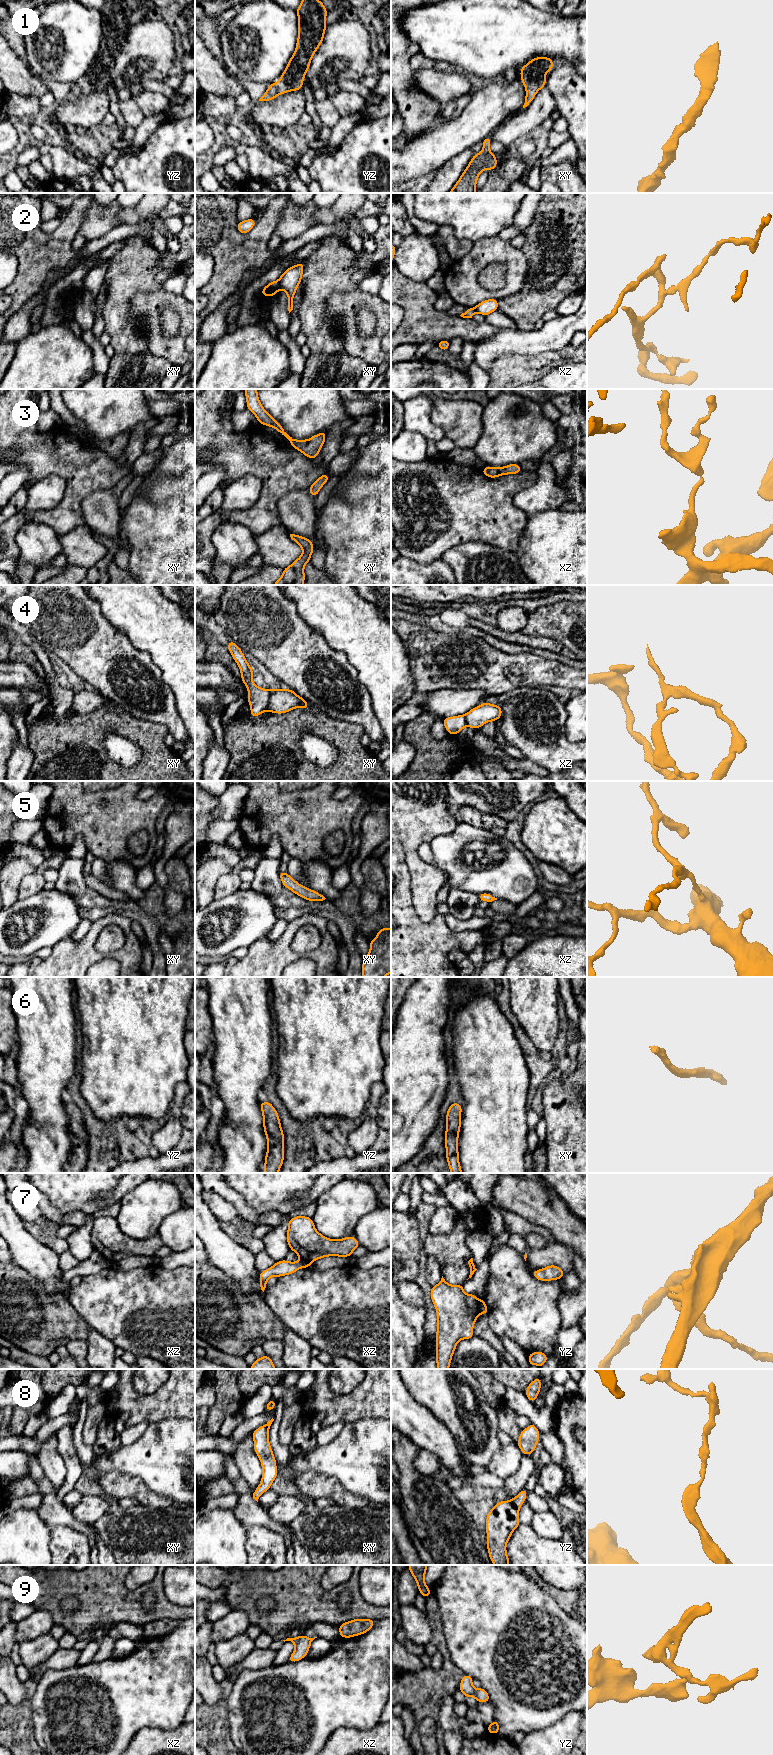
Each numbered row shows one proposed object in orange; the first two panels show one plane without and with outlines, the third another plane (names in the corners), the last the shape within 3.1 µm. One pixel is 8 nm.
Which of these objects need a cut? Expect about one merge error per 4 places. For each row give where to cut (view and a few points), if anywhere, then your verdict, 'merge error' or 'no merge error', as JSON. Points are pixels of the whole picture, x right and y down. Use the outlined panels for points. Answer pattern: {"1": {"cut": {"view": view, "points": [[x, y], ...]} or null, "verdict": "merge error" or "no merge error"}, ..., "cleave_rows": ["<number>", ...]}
{"1": {"cut": null, "verdict": "no merge error"}, "2": {"cut": {"view": "xy", "points": [[278, 280], [280, 287]]}, "verdict": "merge error"}, "3": {"cut": null, "verdict": "no merge error"}, "4": {"cut": {"view": "xy", "points": [[270, 690], [266, 709]]}, "verdict": "merge error"}, "5": {"cut": null, "verdict": "no merge error"}, "6": {"cut": null, "verdict": "no merge error"}, "7": {"cut": {"view": "yz", "points": [[480, 1300], [478, 1313]]}, "verdict": "merge error"}, "8": {"cut": null, "verdict": "no merge error"}, "9": {"cut": null, "verdict": "no merge error"}, "cleave_rows": ["2", "4", "7"]}

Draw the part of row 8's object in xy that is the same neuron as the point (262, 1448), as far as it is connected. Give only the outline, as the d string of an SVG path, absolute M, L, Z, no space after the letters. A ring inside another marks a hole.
M272 1418L265 1425L260 1426L257 1430L252 1432L254 1440L254 1450L256 1455L260 1458L263 1469L260 1485L253 1493L253 1498L258 1502L259 1497L270 1489L271 1484L278 1476L276 1459L269 1444L269 1428L274 1419Z

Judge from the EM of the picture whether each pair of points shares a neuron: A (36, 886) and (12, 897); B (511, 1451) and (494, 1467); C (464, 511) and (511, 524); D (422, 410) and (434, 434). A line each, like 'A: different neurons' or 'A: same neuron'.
A: different neurons
B: same neuron
C: same neuron
D: same neuron

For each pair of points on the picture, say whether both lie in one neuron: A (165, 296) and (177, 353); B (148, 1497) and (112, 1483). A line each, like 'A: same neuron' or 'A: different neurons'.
A: same neuron
B: same neuron

